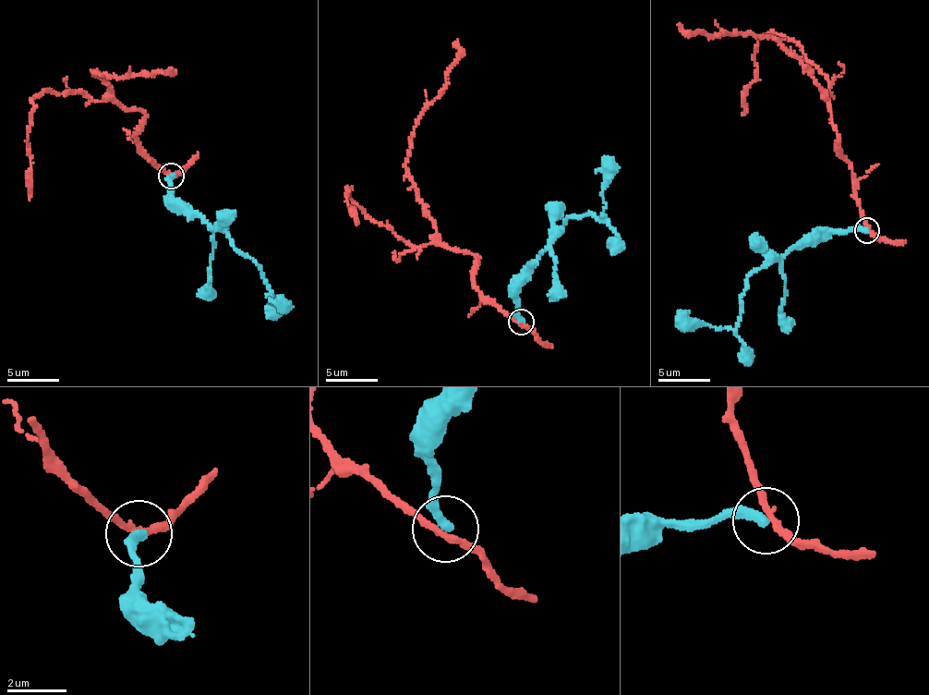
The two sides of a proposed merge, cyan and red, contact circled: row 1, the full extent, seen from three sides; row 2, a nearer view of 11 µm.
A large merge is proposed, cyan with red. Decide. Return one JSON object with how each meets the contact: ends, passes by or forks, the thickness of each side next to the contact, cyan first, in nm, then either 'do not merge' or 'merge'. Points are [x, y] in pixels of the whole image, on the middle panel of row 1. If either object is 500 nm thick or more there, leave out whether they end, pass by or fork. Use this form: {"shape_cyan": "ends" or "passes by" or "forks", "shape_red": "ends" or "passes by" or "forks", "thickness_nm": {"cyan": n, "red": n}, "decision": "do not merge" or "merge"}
{"shape_cyan": "ends", "shape_red": "passes by", "thickness_nm": {"cyan": 320, "red": 200}, "decision": "do not merge"}

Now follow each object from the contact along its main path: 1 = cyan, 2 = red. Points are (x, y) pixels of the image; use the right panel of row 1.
1: (867, 231), (854, 229), (811, 237), (754, 269), (733, 329), (685, 325), (677, 322)
2: (867, 231), (830, 107), (825, 100), (825, 89), (775, 39), (717, 35), (684, 30), (677, 24)

